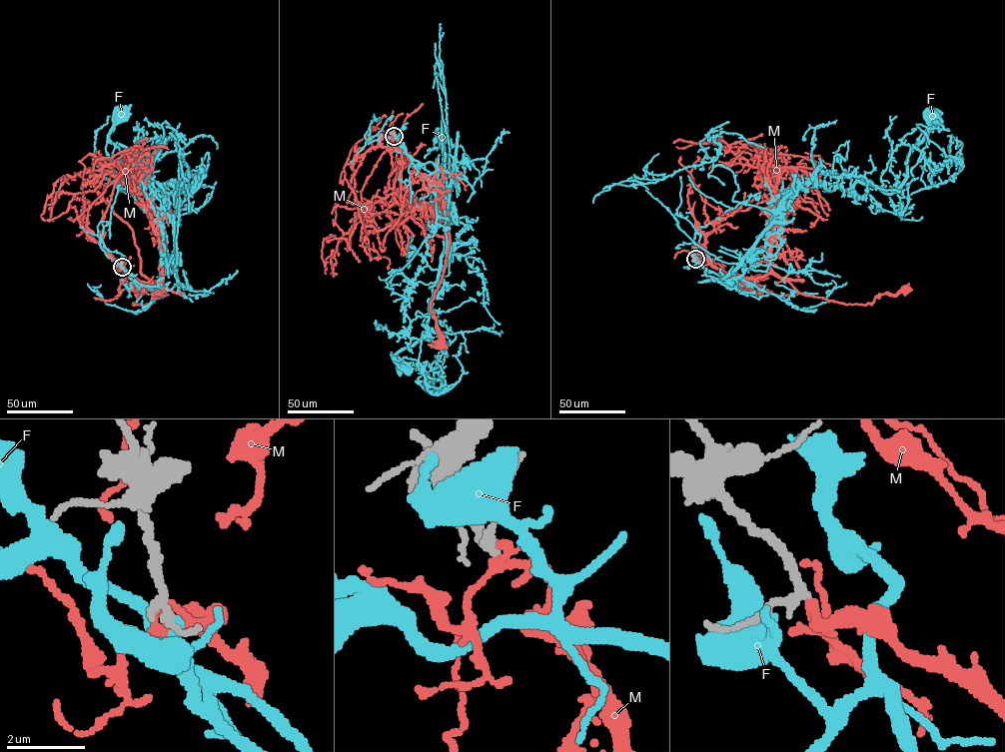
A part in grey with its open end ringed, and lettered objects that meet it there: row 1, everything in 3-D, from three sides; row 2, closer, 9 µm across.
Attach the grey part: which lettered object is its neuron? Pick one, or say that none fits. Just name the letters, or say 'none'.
M

